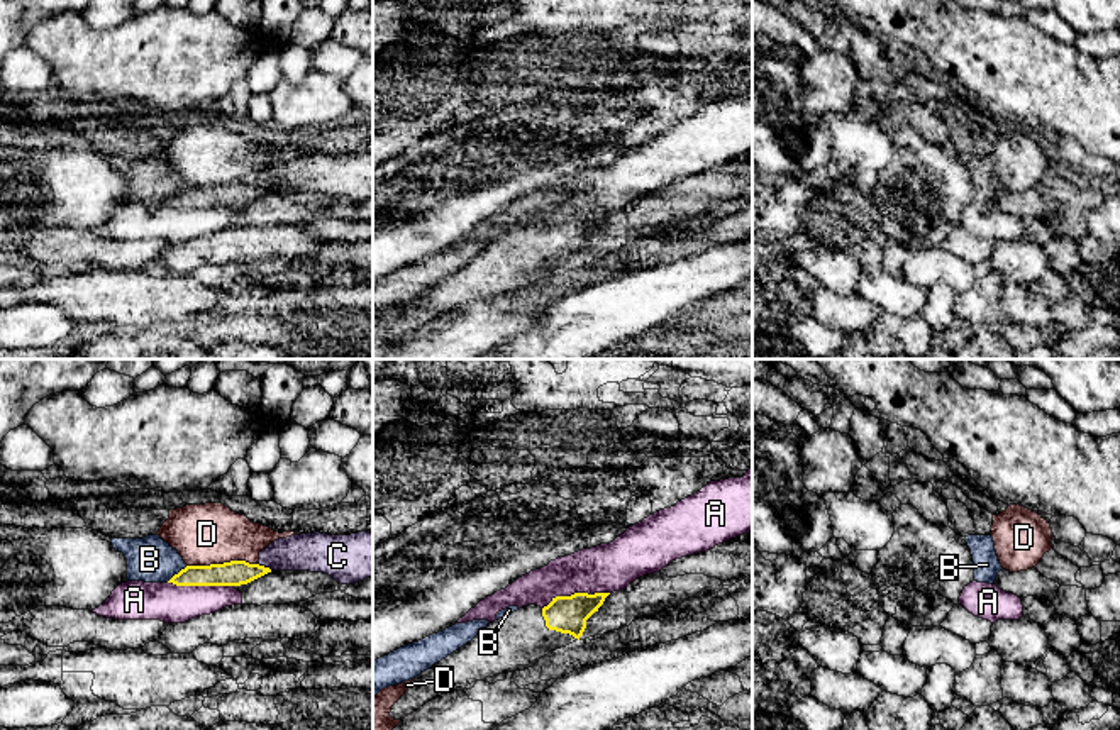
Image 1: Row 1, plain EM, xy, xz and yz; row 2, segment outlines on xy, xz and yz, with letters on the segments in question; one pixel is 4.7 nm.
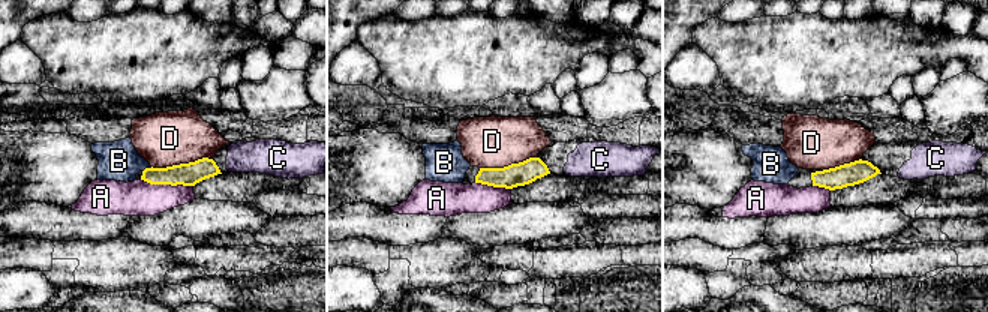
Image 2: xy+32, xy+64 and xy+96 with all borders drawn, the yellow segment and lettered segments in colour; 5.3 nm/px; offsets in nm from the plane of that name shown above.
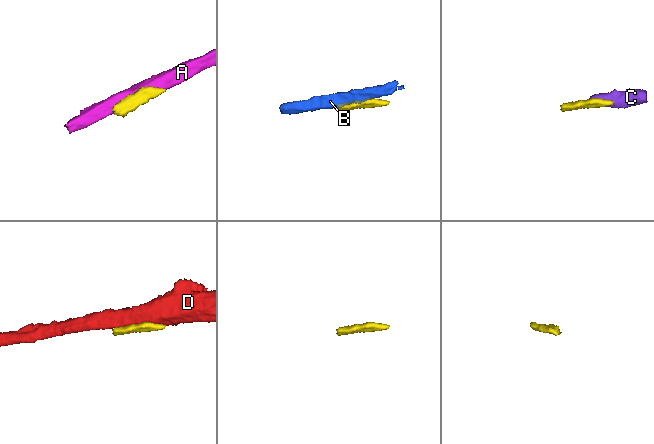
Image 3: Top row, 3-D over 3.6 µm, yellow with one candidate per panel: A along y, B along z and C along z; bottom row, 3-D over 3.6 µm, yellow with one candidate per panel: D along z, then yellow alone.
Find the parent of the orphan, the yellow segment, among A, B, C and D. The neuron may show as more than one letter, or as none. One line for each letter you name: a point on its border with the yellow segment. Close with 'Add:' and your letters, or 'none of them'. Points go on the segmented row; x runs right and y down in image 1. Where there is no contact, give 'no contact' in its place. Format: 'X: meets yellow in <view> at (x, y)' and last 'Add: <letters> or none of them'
Add: none of them

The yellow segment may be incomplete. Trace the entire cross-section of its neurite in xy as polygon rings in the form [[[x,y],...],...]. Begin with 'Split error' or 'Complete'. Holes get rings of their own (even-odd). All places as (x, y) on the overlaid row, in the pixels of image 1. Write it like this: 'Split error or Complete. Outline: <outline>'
Complete. Outline: [[[230,561],[210,566],[186,566],[168,583],[176,586],[241,586],[268,572],[271,572],[271,569],[259,564]]]

